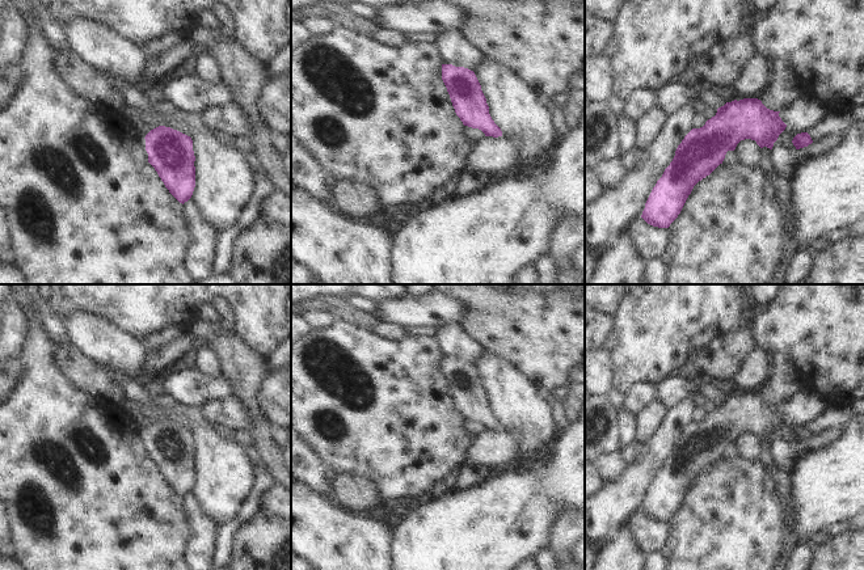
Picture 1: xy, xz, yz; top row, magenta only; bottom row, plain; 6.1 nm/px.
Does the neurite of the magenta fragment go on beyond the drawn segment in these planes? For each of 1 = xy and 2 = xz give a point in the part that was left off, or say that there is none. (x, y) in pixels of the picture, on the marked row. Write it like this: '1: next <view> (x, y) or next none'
1: next none
2: next none

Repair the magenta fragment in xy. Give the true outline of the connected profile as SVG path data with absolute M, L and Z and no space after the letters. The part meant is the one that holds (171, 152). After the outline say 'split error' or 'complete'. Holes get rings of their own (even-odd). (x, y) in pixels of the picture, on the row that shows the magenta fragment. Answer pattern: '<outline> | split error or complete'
M159 126L144 139L148 162L169 193L184 204L191 198L195 187L195 156L191 138L170 127Z | complete

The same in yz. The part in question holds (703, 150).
M758 98L734 100L718 107L715 117L703 127L692 128L678 145L673 161L653 187L641 218L653 227L669 228L680 214L694 186L722 164L726 152L734 151L741 140L751 139L760 148L772 149L787 127L779 113L767 109Z | complete

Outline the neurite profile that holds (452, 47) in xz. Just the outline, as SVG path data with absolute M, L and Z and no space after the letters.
M459 30L443 31L435 38L443 64L464 67L473 71L484 56L464 41Z

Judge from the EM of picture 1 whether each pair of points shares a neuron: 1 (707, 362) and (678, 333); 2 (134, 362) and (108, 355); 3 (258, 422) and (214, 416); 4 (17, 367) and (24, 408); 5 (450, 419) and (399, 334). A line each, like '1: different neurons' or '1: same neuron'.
1: different neurons
2: same neuron
3: different neurons
4: different neurons
5: different neurons

